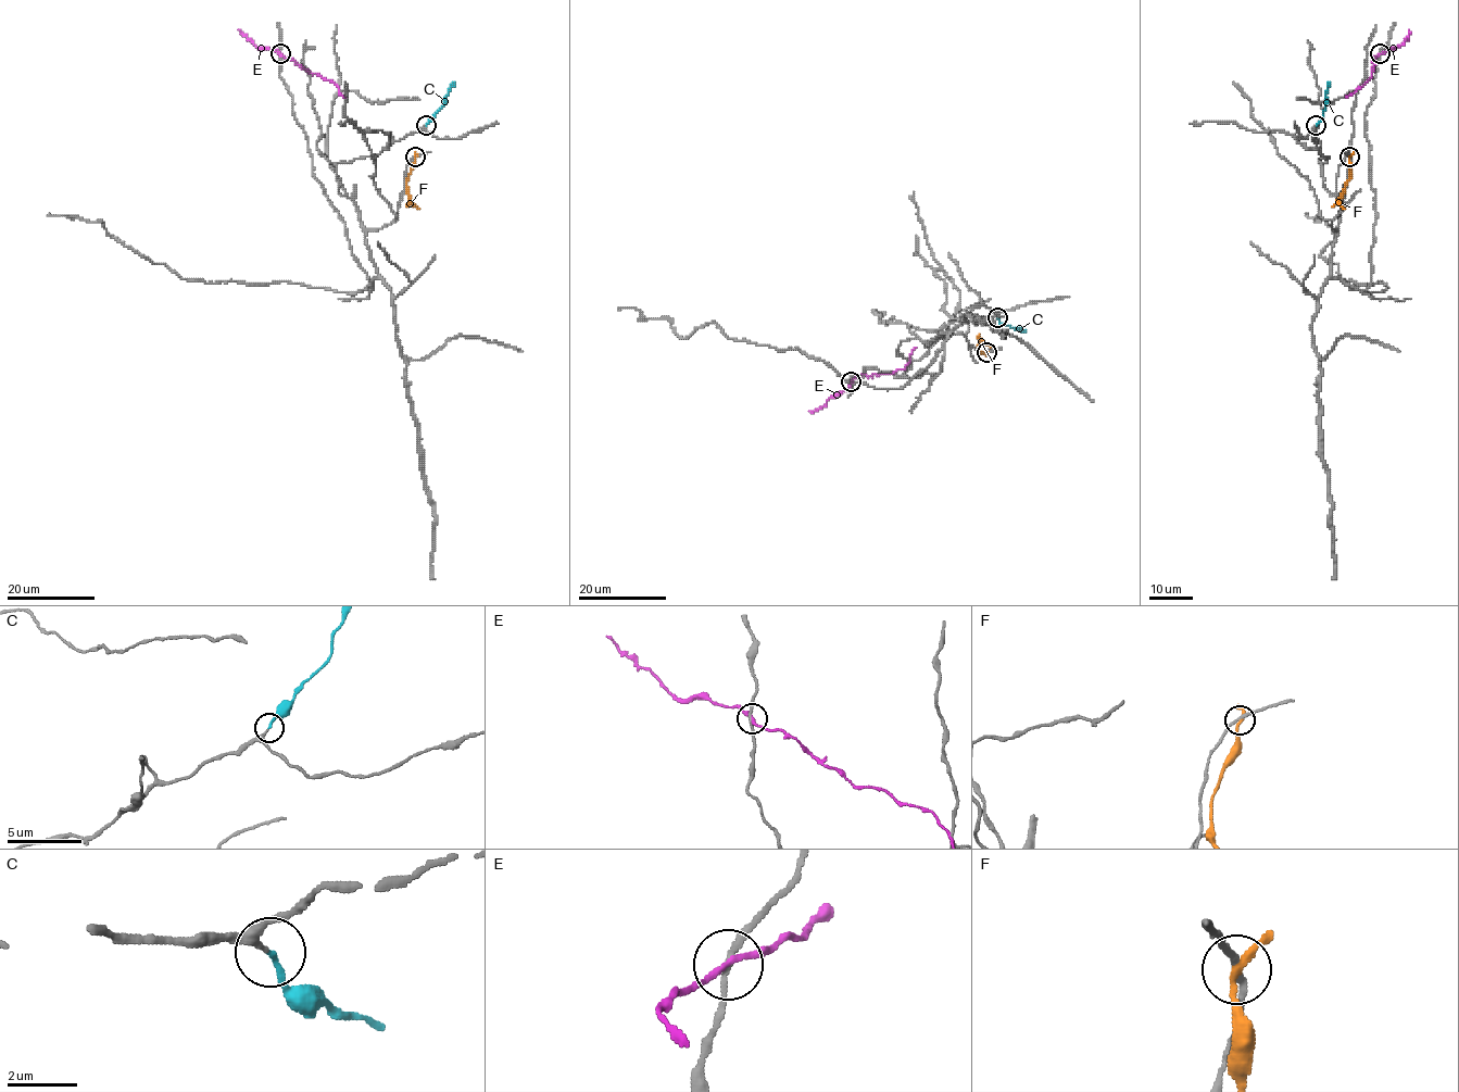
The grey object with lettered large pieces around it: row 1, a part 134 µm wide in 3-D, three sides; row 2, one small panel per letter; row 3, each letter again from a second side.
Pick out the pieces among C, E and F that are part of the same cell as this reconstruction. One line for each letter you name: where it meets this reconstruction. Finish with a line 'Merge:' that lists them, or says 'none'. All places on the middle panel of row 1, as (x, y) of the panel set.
C: contact (997, 317)
Merge: C

